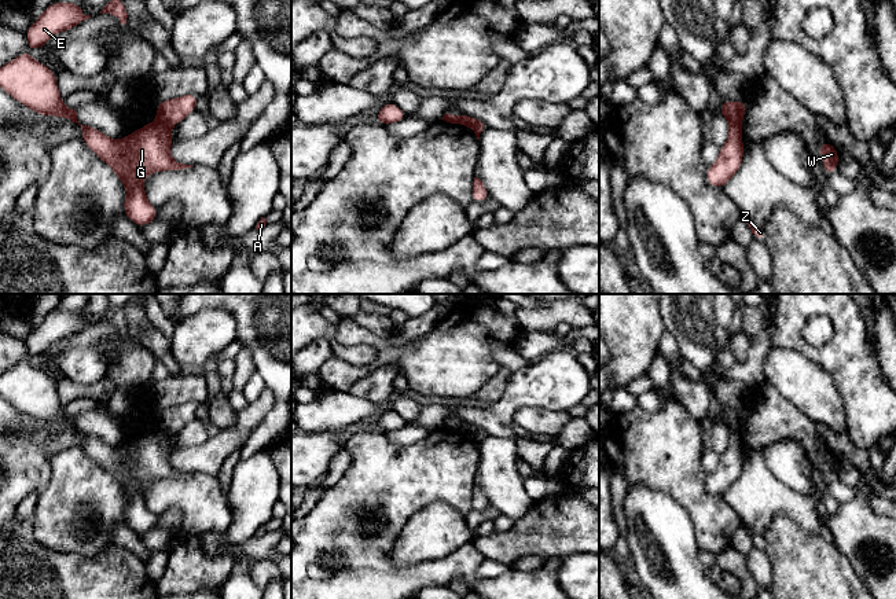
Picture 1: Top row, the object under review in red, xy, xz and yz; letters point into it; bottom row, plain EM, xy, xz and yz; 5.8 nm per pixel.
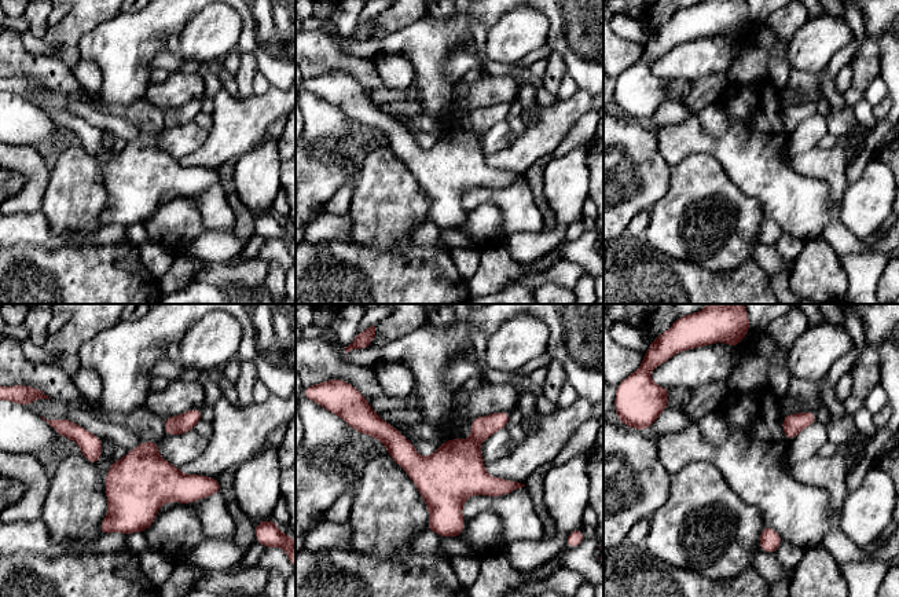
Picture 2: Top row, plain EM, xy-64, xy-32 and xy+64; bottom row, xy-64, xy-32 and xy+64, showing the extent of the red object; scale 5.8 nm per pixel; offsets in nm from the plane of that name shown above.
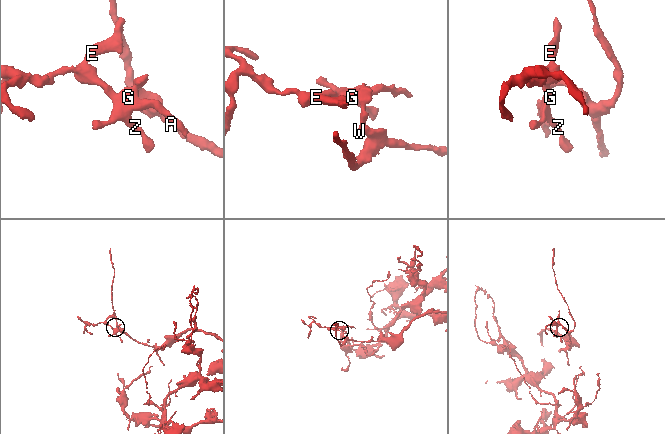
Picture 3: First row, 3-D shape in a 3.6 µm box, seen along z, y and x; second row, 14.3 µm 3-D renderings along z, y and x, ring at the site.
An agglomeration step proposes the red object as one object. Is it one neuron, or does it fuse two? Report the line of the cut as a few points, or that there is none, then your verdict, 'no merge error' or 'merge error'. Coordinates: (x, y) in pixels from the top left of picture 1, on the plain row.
cut xy (157, 427), (171, 434); merge error

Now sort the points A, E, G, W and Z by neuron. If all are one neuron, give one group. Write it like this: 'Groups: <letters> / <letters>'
Groups: A E G Z / W

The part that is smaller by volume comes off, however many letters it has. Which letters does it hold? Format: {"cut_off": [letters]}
{"cut_off": ["A", "E", "G", "Z"]}

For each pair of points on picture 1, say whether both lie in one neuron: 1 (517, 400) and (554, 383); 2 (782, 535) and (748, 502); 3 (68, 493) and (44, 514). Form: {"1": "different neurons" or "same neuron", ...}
{"1": "same neuron", "2": "different neurons", "3": "same neuron"}

